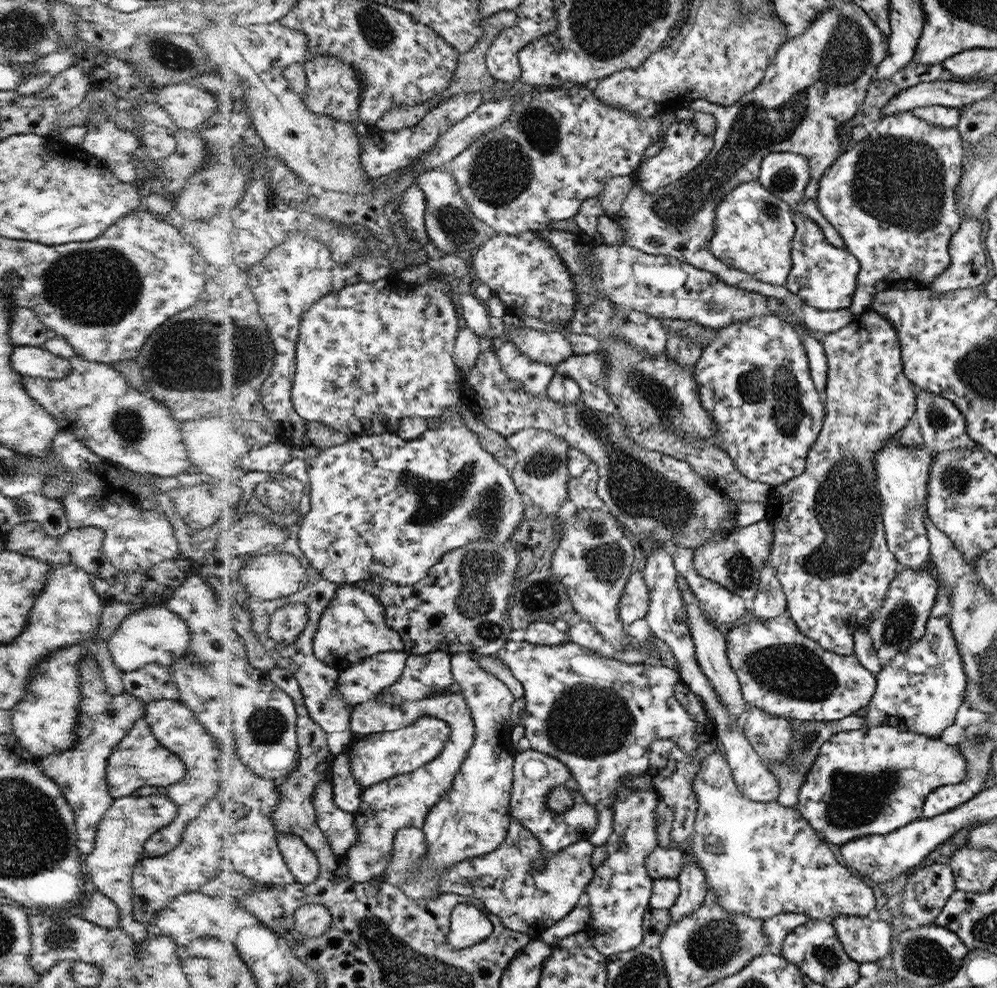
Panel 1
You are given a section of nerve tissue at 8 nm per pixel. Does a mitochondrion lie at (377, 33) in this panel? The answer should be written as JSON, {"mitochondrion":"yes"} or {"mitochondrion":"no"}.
{"mitochondrion":"yes"}

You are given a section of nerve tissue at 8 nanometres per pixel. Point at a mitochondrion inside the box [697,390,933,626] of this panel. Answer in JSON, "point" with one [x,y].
{"point":[848,490]}

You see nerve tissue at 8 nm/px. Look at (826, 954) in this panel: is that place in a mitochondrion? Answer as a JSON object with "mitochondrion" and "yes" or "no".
{"mitochondrion":"yes"}

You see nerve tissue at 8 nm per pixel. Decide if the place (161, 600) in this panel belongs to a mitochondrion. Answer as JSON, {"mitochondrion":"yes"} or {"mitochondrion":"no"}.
{"mitochondrion":"no"}

